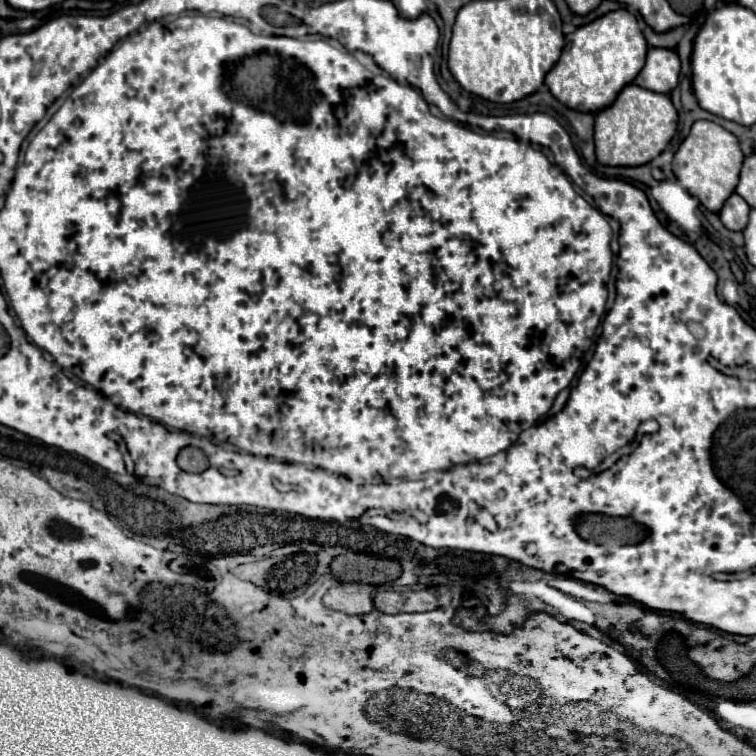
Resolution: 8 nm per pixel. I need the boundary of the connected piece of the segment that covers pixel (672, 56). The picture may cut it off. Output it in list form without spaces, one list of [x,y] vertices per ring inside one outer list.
[[[649,48],[647,62],[637,74],[635,84],[653,92],[669,94],[679,82],[679,56],[669,48]]]

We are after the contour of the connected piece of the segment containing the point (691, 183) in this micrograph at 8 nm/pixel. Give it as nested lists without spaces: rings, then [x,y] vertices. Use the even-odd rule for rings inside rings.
[[[697,120],[691,126],[689,136],[681,142],[679,150],[673,156],[673,172],[681,186],[711,212],[719,212],[723,202],[733,194],[739,182],[741,164],[743,152],[739,148],[737,138],[709,120]]]

